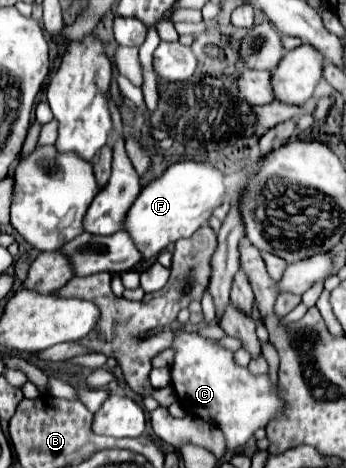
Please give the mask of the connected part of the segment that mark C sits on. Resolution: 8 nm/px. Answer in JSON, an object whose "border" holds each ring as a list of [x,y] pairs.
{"border":[[[175,331],[175,361],[171,367],[173,389],[181,397],[183,409],[191,415],[199,415],[203,421],[215,425],[225,433],[227,449],[245,445],[255,429],[265,427],[275,413],[283,411],[277,389],[267,375],[251,375],[249,369],[239,367],[233,361],[233,353],[215,345],[211,339],[199,337],[195,331]]]}

